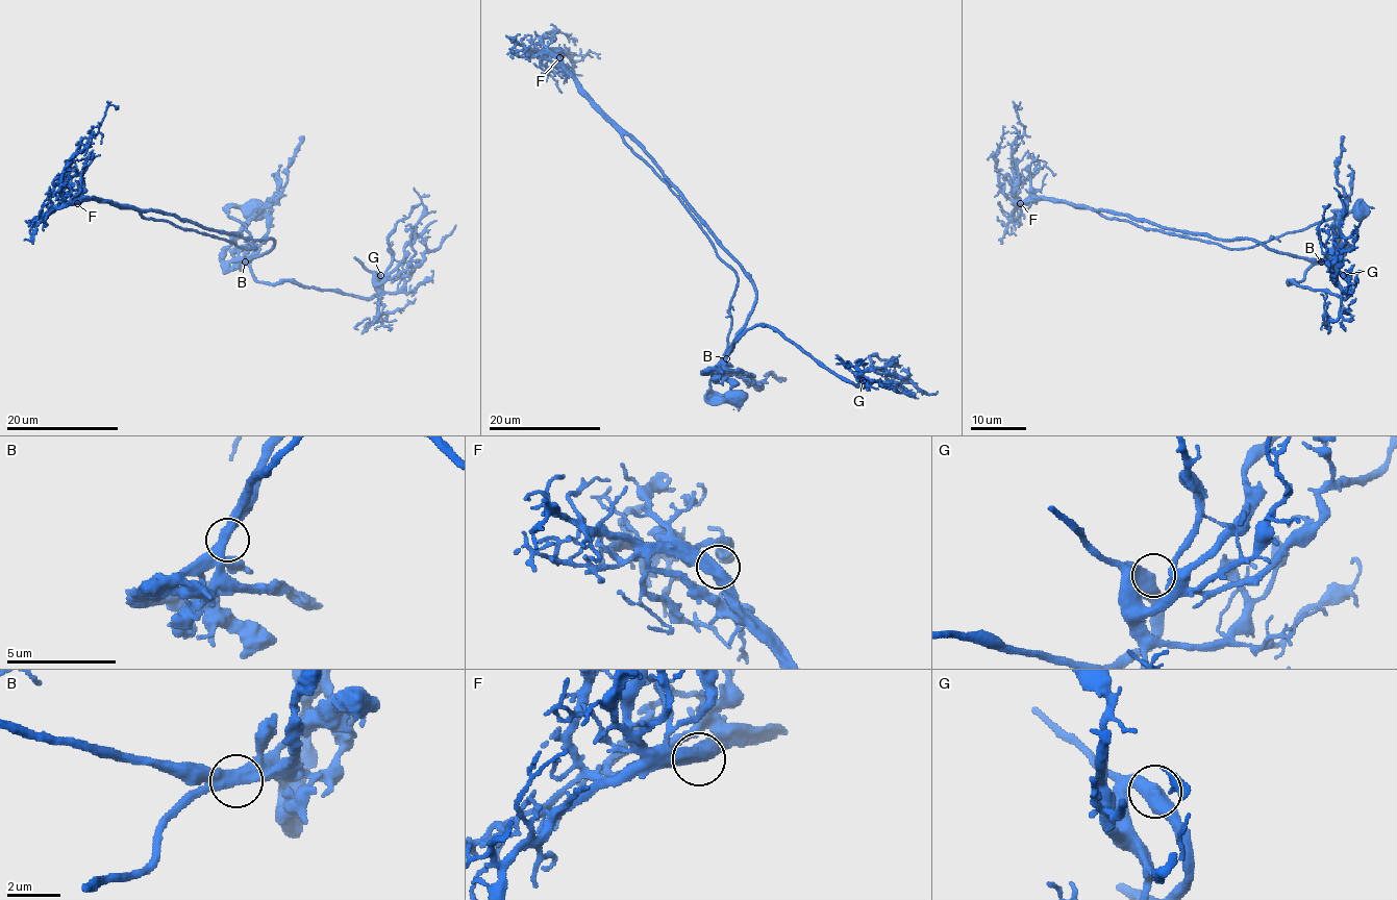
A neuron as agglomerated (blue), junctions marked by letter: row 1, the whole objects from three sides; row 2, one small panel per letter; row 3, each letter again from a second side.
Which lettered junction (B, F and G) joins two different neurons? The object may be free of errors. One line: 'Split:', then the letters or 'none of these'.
Split: B

